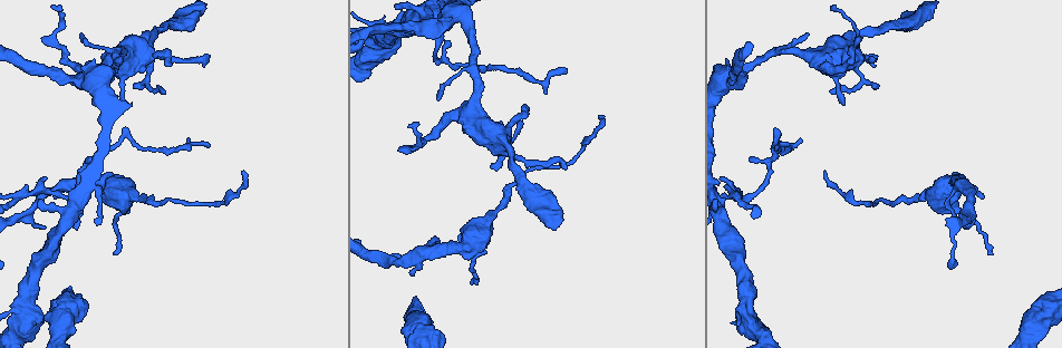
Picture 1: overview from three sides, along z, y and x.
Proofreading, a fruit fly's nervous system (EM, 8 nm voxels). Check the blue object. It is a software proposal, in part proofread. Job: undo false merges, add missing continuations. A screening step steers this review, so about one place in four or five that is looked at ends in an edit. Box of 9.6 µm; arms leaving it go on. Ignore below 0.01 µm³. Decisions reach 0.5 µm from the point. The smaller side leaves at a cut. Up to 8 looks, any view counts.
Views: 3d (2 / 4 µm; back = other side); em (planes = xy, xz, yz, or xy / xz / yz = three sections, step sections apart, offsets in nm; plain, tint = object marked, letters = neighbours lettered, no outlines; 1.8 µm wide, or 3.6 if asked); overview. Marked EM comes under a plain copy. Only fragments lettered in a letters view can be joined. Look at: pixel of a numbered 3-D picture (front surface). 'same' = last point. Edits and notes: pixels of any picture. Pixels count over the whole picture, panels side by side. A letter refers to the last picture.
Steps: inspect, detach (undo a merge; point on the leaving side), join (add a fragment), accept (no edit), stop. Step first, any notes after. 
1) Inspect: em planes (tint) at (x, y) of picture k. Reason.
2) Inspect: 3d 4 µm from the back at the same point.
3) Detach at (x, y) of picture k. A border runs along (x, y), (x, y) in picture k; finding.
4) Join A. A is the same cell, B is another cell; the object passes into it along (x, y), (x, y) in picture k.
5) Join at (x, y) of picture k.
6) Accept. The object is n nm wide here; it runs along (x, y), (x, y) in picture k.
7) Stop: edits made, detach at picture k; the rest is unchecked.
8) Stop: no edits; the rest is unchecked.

Inspect: em 3.6 µm planes (letters) at (175, 23) of picture 1. Calibre changes.

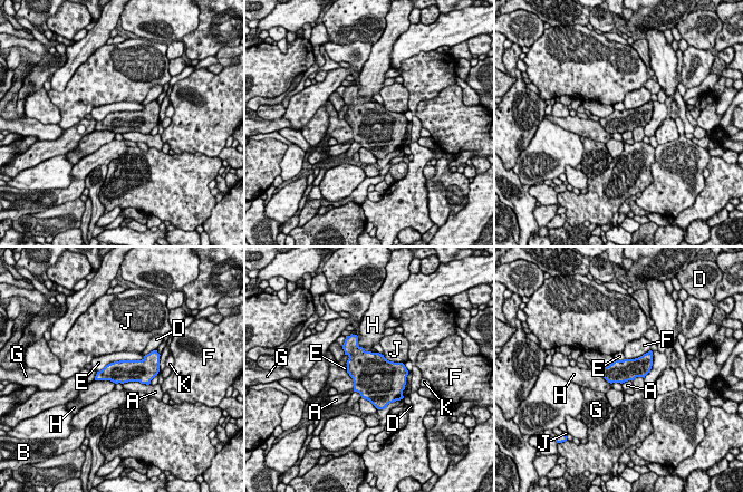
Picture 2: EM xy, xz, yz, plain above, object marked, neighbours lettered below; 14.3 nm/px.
Accept. The object is 320 nm wide here; A, B, D, E, F, G, H, J and K are other cells; a border runs along (144, 356), (114, 360), (97, 372) in picture 2; continuous, no second neuron.

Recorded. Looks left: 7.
Inspect: 3d 4 µm at (124, 205) of picture 1. Sudden change in width.

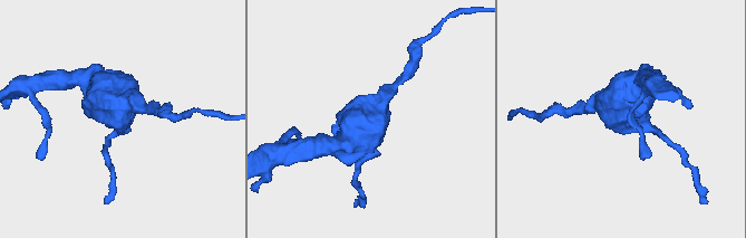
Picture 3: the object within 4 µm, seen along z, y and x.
Inspect: em 3.6 µm planes (tint) at (118, 119) of picture 3.

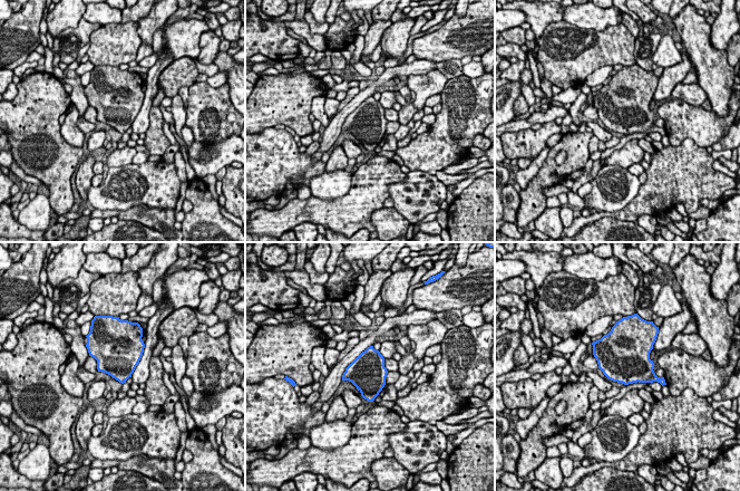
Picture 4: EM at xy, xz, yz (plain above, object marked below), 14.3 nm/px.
Inspect: em 3.6 µm planes (letters) at the same point. What lies round it.

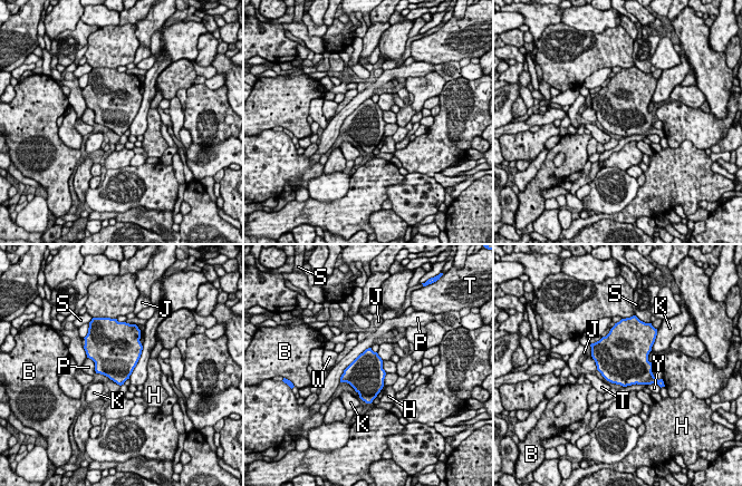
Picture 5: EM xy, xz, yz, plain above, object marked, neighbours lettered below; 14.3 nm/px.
Accept. B, H, J, K, P, S, T, W and Y are other cells; one neuron here.

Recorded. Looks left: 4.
Inspect: em planes (letters) at (407, 148) of picture 1. Sharp bend.

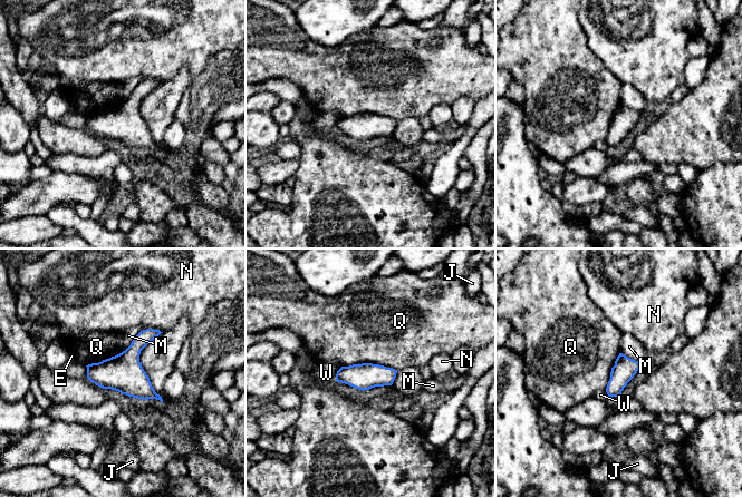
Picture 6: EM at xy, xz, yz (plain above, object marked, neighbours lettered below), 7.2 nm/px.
Accept. E, J, M, N, Q and W are other cells; a border runs along (340, 367), (378, 363), (396, 370) in picture 6; continuous, no second neuron.

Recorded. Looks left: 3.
Stop: no edits; the rest is unchecked.

